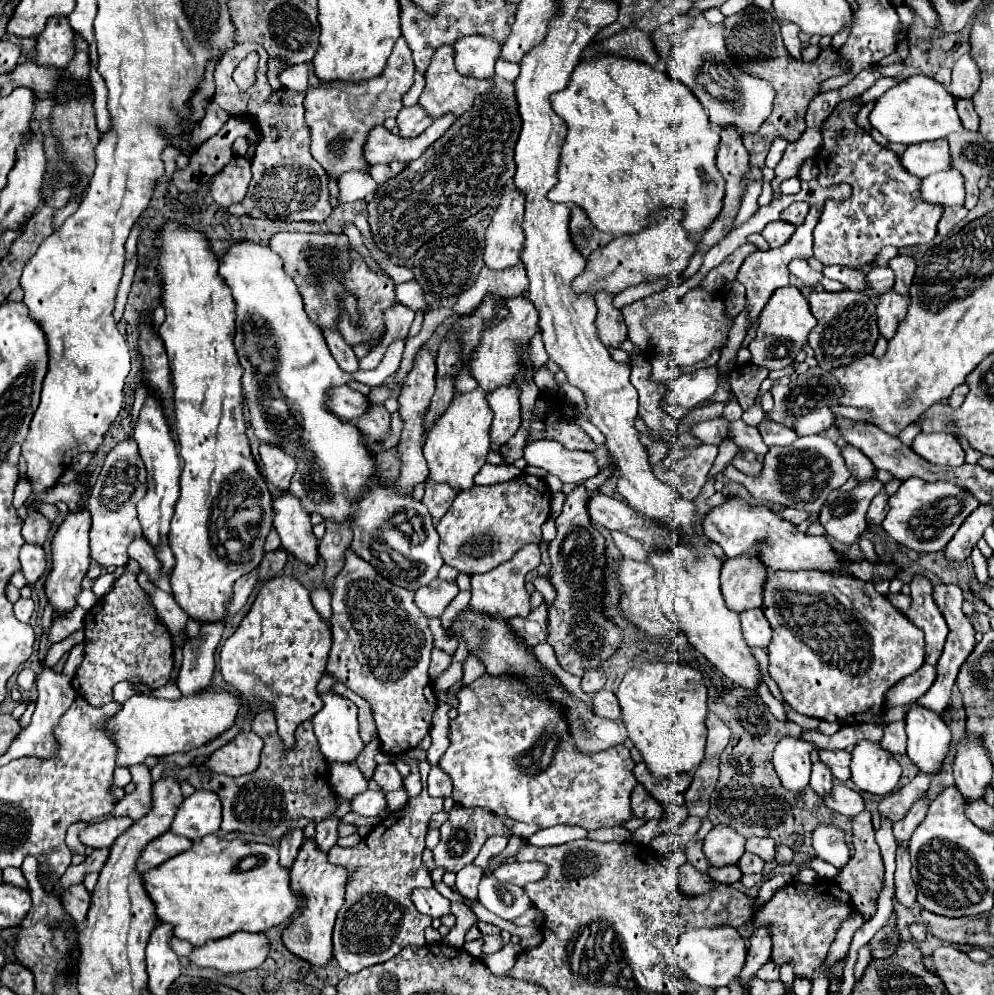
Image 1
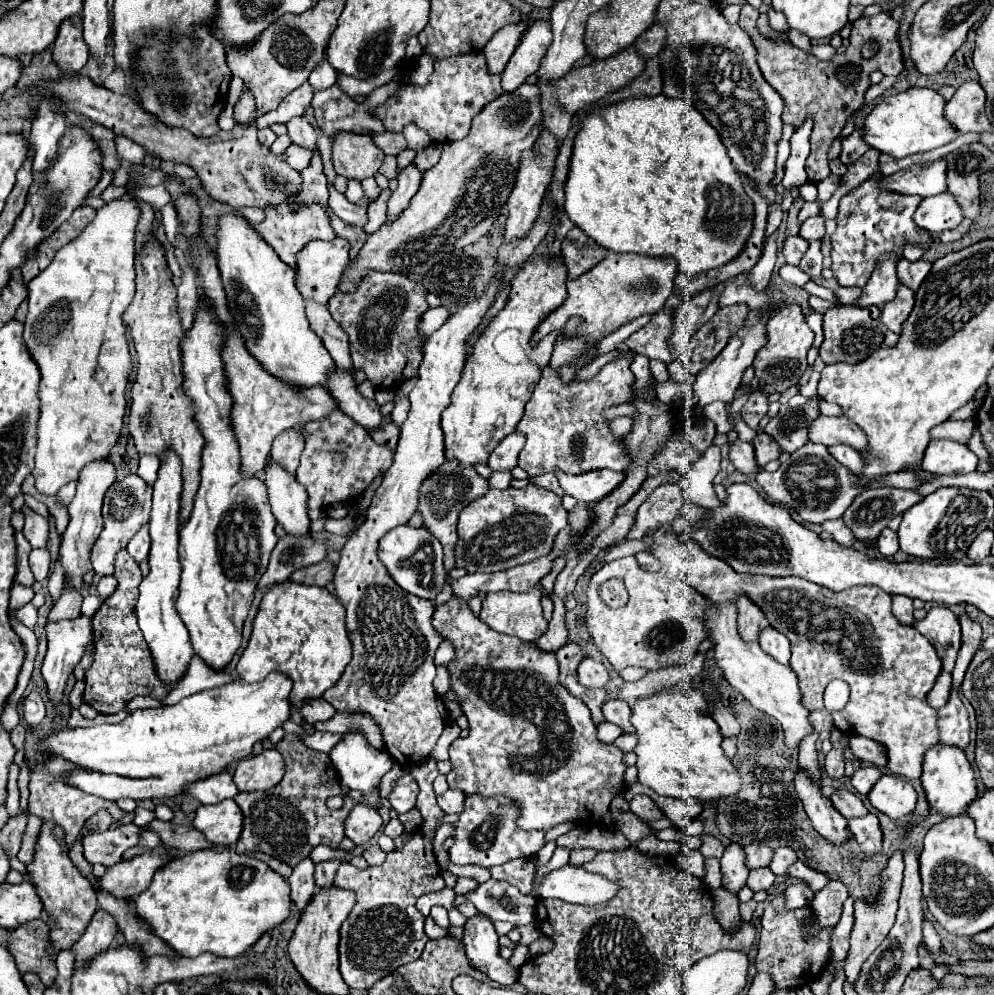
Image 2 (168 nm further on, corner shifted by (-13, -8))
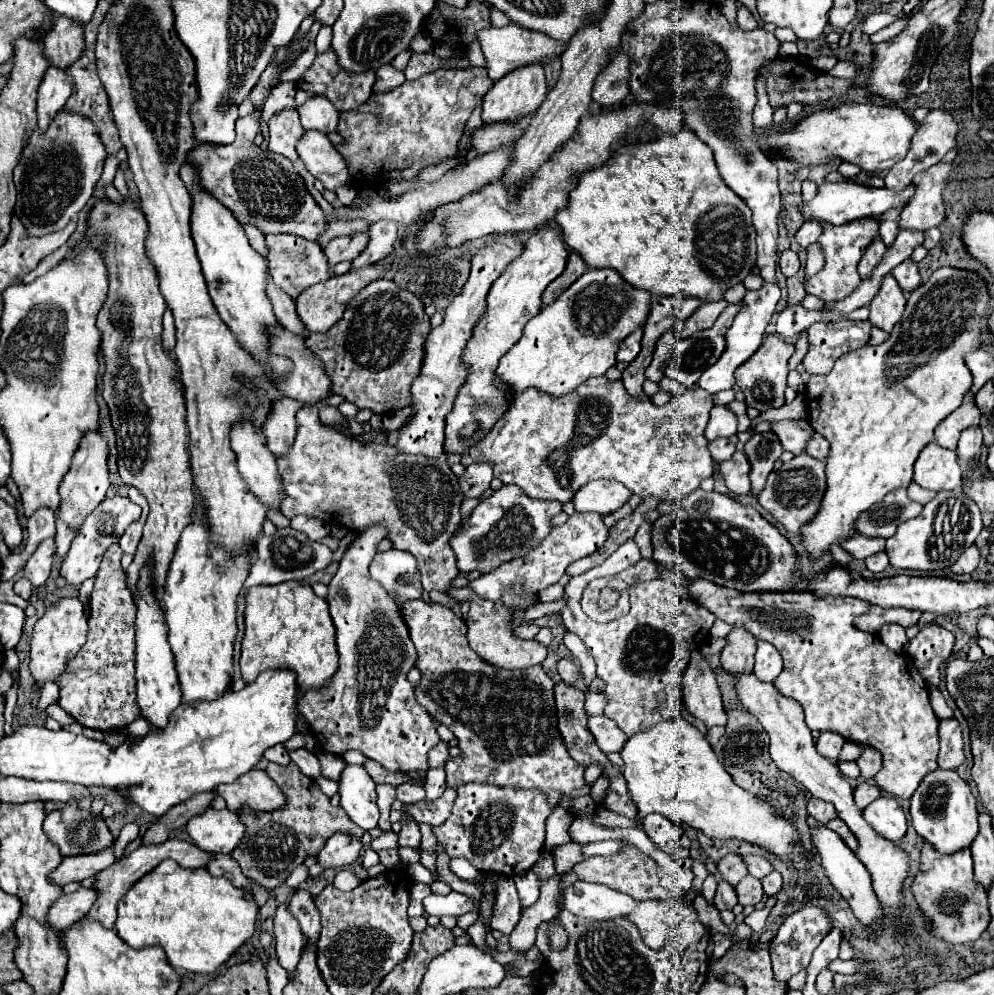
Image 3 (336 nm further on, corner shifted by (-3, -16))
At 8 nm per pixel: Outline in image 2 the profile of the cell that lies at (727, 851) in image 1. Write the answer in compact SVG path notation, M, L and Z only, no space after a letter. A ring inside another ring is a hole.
M730 844L724 850L720 864L722 864L722 888L726 888L732 894L738 894L746 886L748 878L748 868L744 864L744 850L740 848L740 844Z

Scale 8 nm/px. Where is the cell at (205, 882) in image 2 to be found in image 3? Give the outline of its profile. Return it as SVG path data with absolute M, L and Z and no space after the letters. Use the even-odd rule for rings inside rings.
M164 860L158 868L142 876L118 902L116 930L118 936L132 948L148 948L148 946L164 948L166 958L174 968L182 968L186 972L210 974L218 970L232 954L238 952L240 946L244 946L250 940L252 930L256 928L258 910L260 906L256 904L252 892L236 888L232 880L224 876L218 878L210 876L206 868L182 868L172 860Z

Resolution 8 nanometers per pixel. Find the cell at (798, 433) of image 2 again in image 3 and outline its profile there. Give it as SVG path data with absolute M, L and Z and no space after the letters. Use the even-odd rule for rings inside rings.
M772 430L754 434L746 446L744 452L752 464L752 472L750 472L750 480L752 480L752 492L758 494L764 488L764 482L770 474L770 470L774 468L774 462L782 456L784 448L778 440L778 436Z

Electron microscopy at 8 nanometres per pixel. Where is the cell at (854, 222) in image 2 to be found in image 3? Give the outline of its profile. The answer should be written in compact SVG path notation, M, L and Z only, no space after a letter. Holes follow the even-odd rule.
M858 218L852 222L840 224L840 226L820 220L820 226L822 226L822 234L818 238L818 244L822 246L822 252L826 256L826 266L818 274L808 278L804 282L804 286L806 286L808 294L814 294L814 296L822 298L824 302L838 302L838 300L850 296L858 288L858 284L862 282L862 280L858 280L856 264L860 262L862 254L866 252L866 248L870 246L874 236L878 234L880 220L878 218Z

